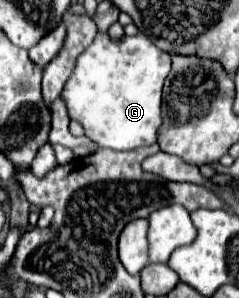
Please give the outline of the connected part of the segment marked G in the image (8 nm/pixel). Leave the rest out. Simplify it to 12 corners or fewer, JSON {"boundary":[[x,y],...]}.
{"boundary":[[100,34],[62,96],[92,142],[158,140],[170,54]]}

